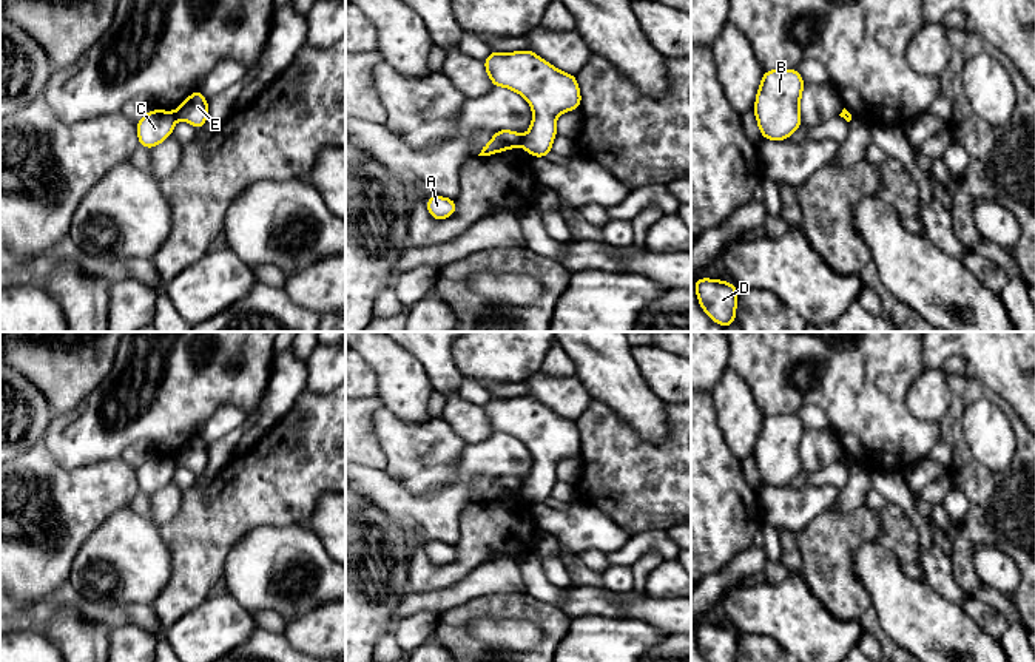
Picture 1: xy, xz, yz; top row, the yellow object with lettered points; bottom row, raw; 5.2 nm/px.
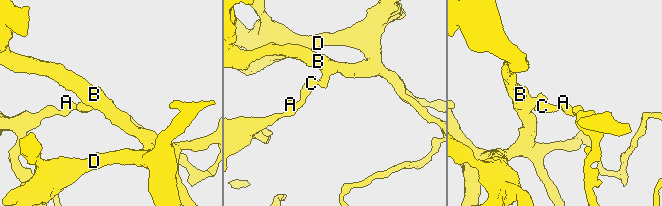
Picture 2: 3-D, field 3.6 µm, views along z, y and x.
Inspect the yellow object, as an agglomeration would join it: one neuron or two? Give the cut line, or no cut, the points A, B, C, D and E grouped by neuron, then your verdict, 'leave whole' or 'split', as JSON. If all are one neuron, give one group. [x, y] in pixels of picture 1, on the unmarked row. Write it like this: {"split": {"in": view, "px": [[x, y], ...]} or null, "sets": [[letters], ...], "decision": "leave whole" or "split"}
{"split": {"in": "xz", "px": [[523, 483], [520, 491]]}, "sets": [["A", "C"], ["B", "D", "E"]], "decision": "split"}

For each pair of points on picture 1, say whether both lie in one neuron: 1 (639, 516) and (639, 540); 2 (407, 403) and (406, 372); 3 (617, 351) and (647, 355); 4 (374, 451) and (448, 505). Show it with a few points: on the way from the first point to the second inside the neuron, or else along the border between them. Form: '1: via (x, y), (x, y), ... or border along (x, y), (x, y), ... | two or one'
1: border along (665, 530), (645, 530), (630, 537) | two
2: via (406, 395), (406, 380) | one
3: border along (631, 347), (631, 355), (640, 377), (650, 386) | two
4: border along (361, 465), (383, 471) | two

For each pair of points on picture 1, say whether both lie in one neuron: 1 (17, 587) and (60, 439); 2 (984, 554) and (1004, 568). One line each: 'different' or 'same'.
1: different
2: same

